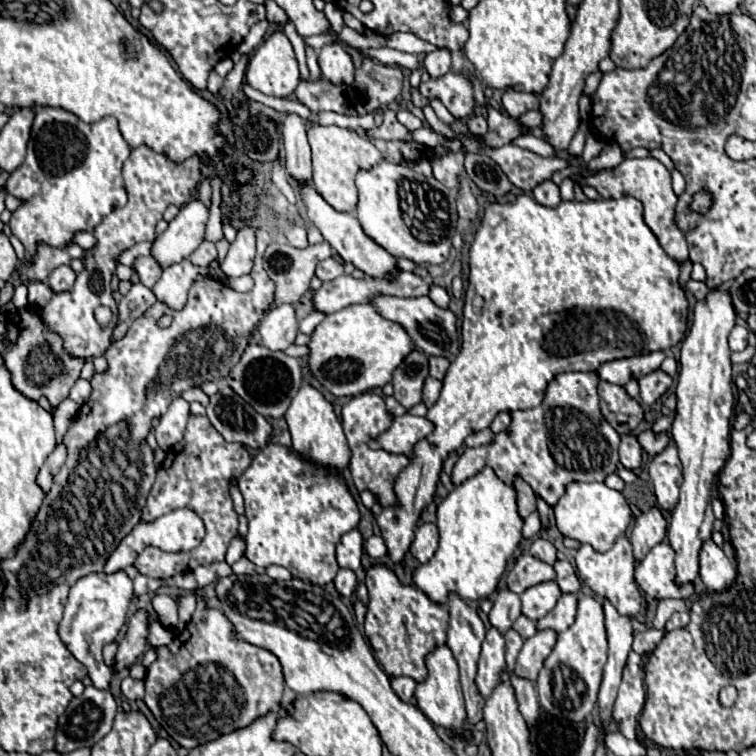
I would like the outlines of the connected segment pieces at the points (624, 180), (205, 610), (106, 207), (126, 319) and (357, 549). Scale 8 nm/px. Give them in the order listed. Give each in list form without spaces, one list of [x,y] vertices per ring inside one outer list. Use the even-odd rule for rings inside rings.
[[[632,158],[622,160],[618,166],[610,170],[598,170],[596,174],[582,178],[582,184],[594,186],[602,198],[620,198],[620,196],[634,196],[644,206],[644,222],[658,238],[664,252],[674,258],[678,264],[688,260],[688,246],[684,240],[684,234],[674,224],[674,206],[676,206],[676,194],[672,192],[672,180],[670,172],[662,162],[656,158]]]
[[[198,598],[198,606],[192,614],[192,620],[186,624],[186,628],[172,640],[170,646],[158,646],[156,650],[156,662],[154,666],[147,668],[145,683],[145,696],[143,698],[154,718],[160,722],[160,726],[186,750],[192,750],[198,744],[212,742],[214,738],[222,734],[230,734],[234,730],[250,726],[250,722],[266,716],[270,710],[276,710],[282,702],[284,692],[284,678],[282,678],[282,666],[270,650],[262,650],[260,646],[254,646],[250,642],[242,642],[234,634],[234,626],[230,626],[230,620],[222,610],[210,608],[206,604],[206,598]],[[220,666],[228,668],[228,672],[234,676],[234,680],[240,684],[244,692],[244,706],[236,706],[236,694],[220,694]]]
[[[36,106],[34,114],[26,160],[6,182],[6,192],[24,200],[12,214],[10,228],[30,254],[34,254],[36,242],[56,248],[70,244],[78,230],[92,232],[106,214],[124,206],[122,164],[130,154],[130,146],[122,138],[114,118],[84,124],[68,110],[50,106]]]
[[[134,284],[130,292],[118,302],[118,320],[112,330],[110,342],[118,342],[120,338],[124,338],[130,324],[140,317],[140,314],[144,314],[144,310],[150,308],[154,302],[156,298],[150,288],[146,288],[144,284]]]
[[[358,528],[346,532],[338,546],[336,546],[336,558],[338,558],[338,564],[342,568],[350,568],[350,570],[358,570],[360,568],[360,558],[362,558],[362,544],[364,544],[364,538],[360,534]]]

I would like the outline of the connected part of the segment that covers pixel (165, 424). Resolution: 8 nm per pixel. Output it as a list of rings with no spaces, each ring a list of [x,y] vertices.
[[[176,398],[170,404],[168,412],[160,418],[160,424],[154,430],[156,440],[158,440],[158,446],[162,450],[168,450],[176,442],[182,440],[182,434],[184,434],[188,416],[190,416],[190,404],[186,400],[182,400],[182,398]]]

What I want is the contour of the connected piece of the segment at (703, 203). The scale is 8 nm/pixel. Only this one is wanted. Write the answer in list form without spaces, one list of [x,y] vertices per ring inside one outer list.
[[[698,190],[698,194],[694,194],[694,198],[690,200],[690,210],[696,214],[706,214],[706,210],[710,210],[712,204],[714,204],[714,198],[710,198],[710,192]]]

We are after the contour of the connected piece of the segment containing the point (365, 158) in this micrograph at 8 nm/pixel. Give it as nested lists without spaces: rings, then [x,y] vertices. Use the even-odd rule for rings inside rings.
[[[312,124],[308,128],[308,142],[312,146],[312,182],[322,198],[338,212],[350,212],[356,208],[358,194],[354,186],[354,176],[360,168],[372,168],[382,160],[382,152],[356,132],[340,126],[320,126]]]

